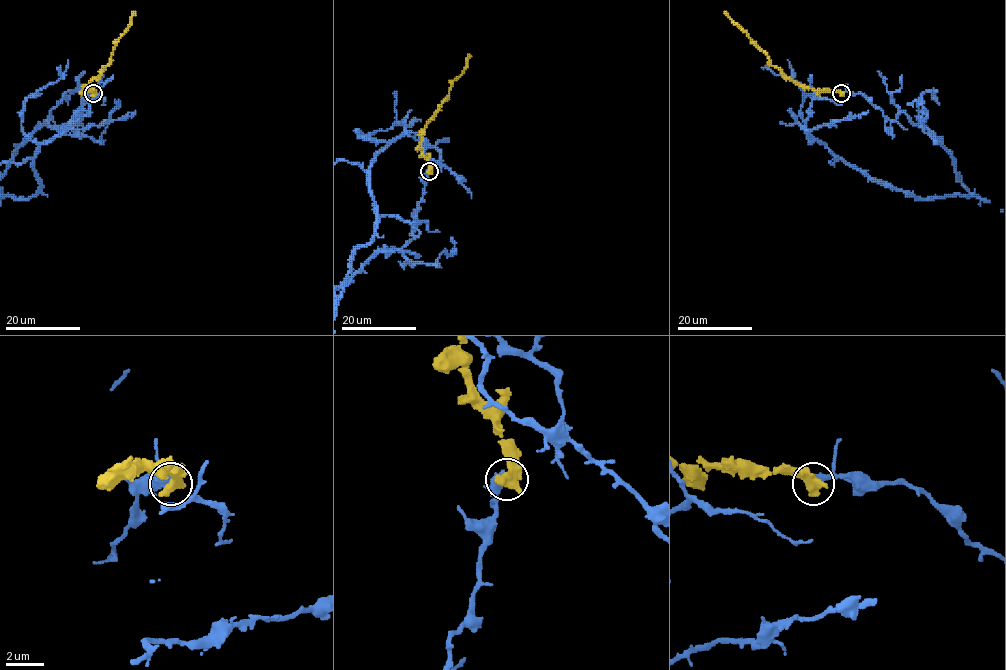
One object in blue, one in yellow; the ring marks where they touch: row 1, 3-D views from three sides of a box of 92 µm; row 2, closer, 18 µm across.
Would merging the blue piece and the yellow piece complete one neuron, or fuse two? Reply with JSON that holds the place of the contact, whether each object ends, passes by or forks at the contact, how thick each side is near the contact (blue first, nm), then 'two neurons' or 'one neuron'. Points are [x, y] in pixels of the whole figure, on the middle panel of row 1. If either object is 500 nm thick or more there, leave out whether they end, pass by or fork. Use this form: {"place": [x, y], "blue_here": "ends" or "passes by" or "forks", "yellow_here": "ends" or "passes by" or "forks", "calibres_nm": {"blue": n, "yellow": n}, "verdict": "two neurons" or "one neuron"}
{"place": [429, 171], "calibres_nm": {"blue": 400, "yellow": 750}, "verdict": "two neurons"}

